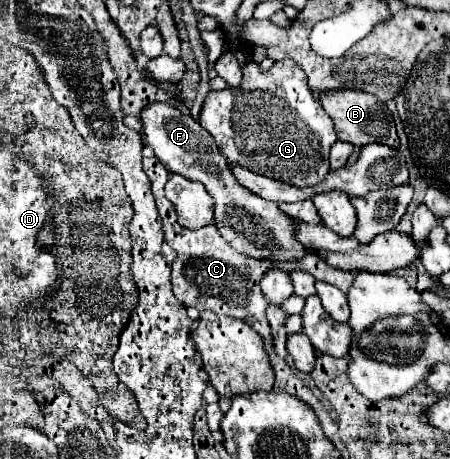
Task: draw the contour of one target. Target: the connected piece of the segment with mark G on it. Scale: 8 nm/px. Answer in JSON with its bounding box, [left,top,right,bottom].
[199,59,337,187]

